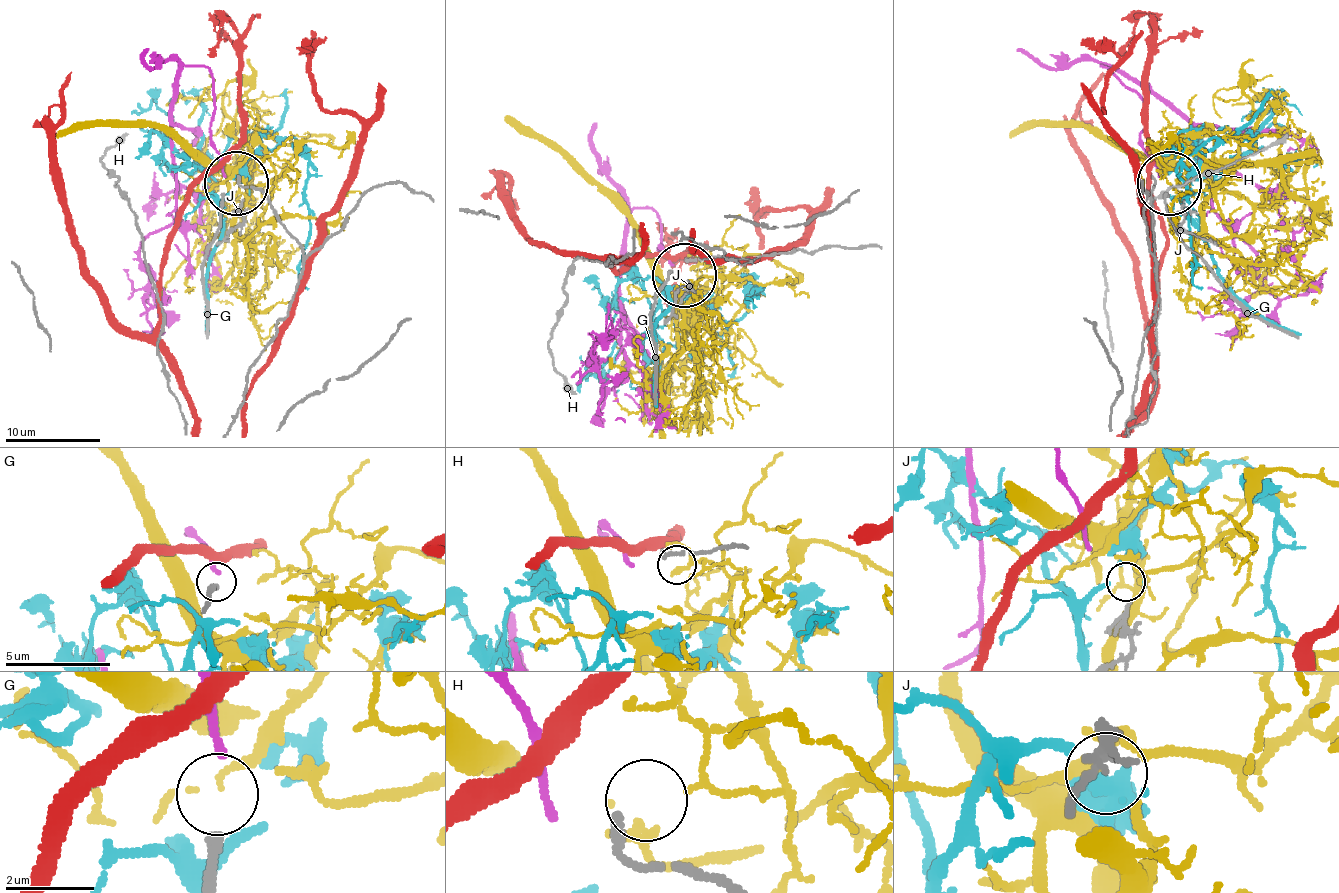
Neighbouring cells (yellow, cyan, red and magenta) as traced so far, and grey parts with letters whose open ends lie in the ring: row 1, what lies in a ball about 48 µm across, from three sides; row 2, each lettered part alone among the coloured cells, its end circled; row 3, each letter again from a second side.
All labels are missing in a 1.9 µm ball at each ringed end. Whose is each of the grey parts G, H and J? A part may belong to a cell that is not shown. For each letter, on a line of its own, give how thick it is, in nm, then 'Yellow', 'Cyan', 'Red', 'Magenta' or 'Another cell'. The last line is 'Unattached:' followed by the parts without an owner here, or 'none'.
G: Thickness 260 nm. Another cell
H: Thickness 200 nm. Another cell
J: Thickness 190 nm. Cyan
Unattached: G, H

